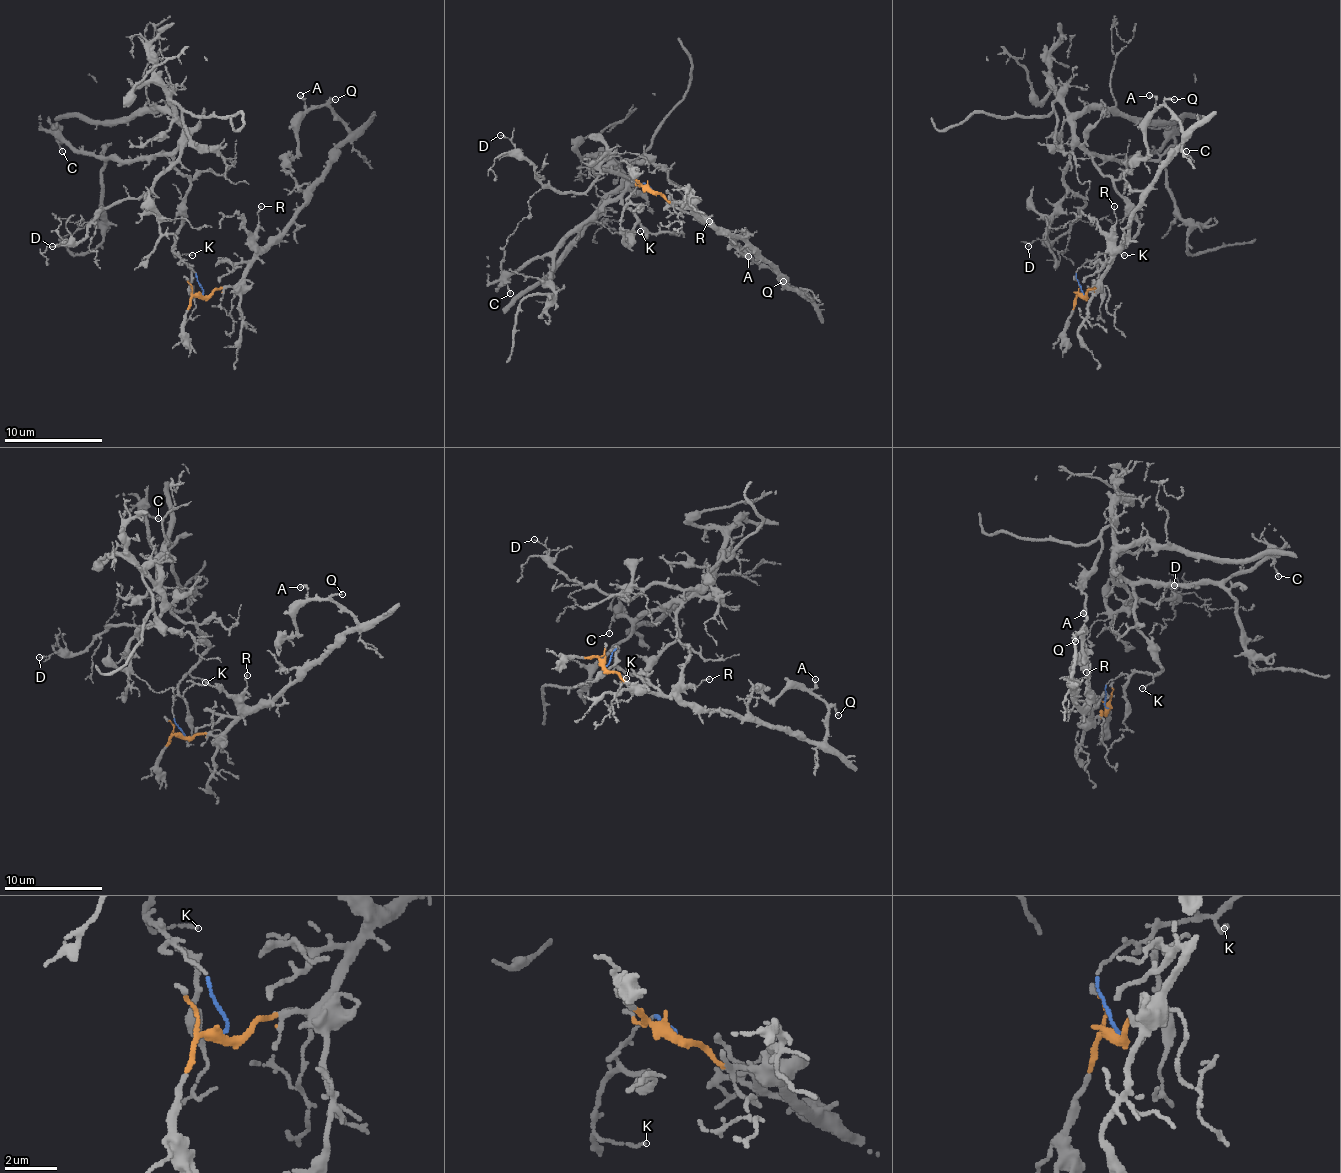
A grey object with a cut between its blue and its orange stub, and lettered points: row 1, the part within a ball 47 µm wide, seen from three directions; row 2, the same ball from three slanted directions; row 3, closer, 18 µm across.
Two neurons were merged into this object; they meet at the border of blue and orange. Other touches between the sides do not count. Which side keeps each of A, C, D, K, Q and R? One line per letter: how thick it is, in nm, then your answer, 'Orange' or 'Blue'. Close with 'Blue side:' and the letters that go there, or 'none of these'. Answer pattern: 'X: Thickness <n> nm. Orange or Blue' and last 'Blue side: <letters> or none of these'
A: Thickness 150 nm. Orange
C: Thickness 130 nm. Blue
D: Thickness 90 nm. Blue
K: Thickness 90 nm. Blue
Q: Thickness 130 nm. Orange
R: Thickness 100 nm. Orange
Blue side: C, D, K

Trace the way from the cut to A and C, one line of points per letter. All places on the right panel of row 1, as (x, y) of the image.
A: (1084, 296), (1128, 232), (1143, 193), (1123, 176), (1148, 154), (1150, 95)
C: (1084, 294), (1076, 274), (1089, 259), (1138, 230), (1091, 156), (1143, 159), (1170, 139), (1187, 151)

